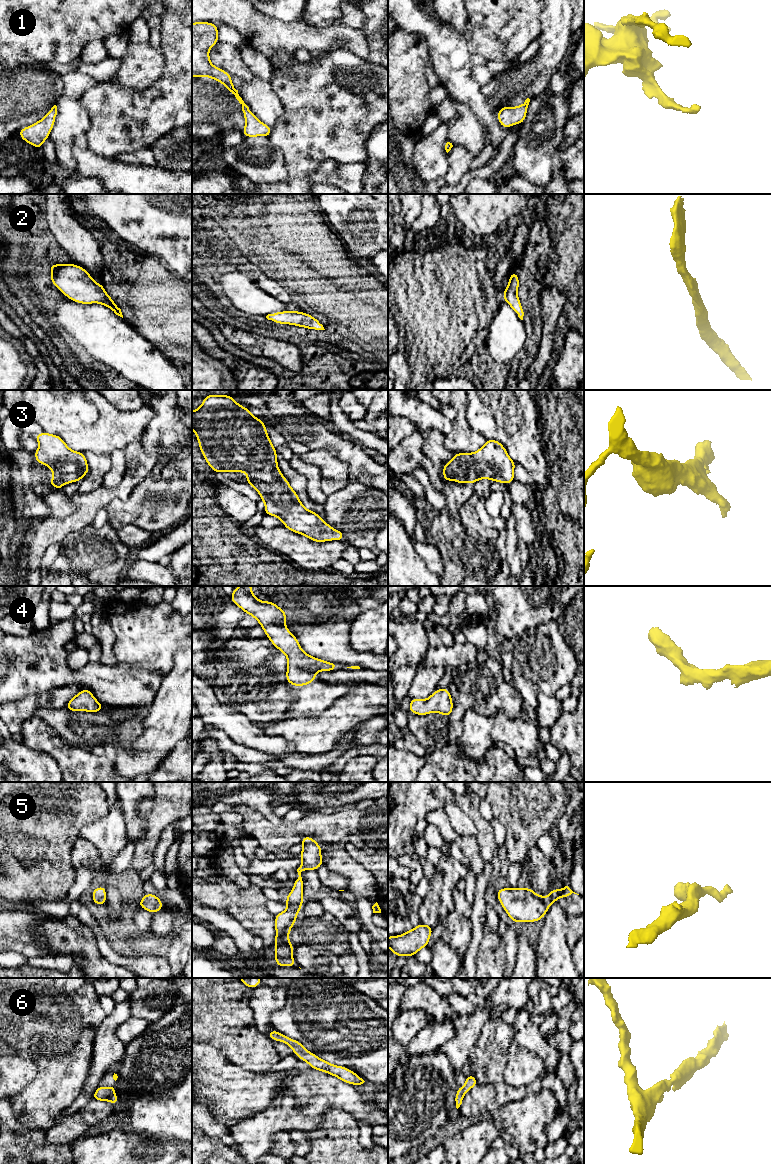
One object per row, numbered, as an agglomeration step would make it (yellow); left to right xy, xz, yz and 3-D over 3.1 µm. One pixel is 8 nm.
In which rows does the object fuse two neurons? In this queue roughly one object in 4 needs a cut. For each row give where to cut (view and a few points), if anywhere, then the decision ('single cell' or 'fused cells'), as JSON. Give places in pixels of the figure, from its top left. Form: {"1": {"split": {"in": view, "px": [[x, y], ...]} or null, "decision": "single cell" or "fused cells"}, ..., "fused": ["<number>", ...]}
{"1": {"split": null, "decision": "single cell"}, "2": {"split": null, "decision": "single cell"}, "3": {"split": null, "decision": "single cell"}, "4": {"split": null, "decision": "single cell"}, "5": {"split": null, "decision": "single cell"}, "6": {"split": null, "decision": "single cell"}, "fused": []}

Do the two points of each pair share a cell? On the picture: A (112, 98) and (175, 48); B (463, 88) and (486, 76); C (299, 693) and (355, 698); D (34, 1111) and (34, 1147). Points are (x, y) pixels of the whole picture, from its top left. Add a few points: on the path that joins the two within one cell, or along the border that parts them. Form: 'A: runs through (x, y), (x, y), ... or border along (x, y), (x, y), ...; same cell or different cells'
A: runs through (134, 98), (149, 98), (175, 70); same cell
B: border along (473, 66), (473, 77), (481, 85); different cells
C: border along (344, 692), (322, 712); different cells
D: border along (15, 1115), (26, 1127), (45, 1131); different cells

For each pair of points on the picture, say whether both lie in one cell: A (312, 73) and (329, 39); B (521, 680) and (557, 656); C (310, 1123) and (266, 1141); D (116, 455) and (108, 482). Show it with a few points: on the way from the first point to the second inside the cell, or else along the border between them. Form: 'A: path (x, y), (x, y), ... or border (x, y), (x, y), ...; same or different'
A: border (329, 51), (323, 53); different
B: path (530, 676), (543, 663), (548, 663); same
C: path (298, 1123), (280, 1123), (274, 1129); same
D: path (116, 462), (115, 475); same

